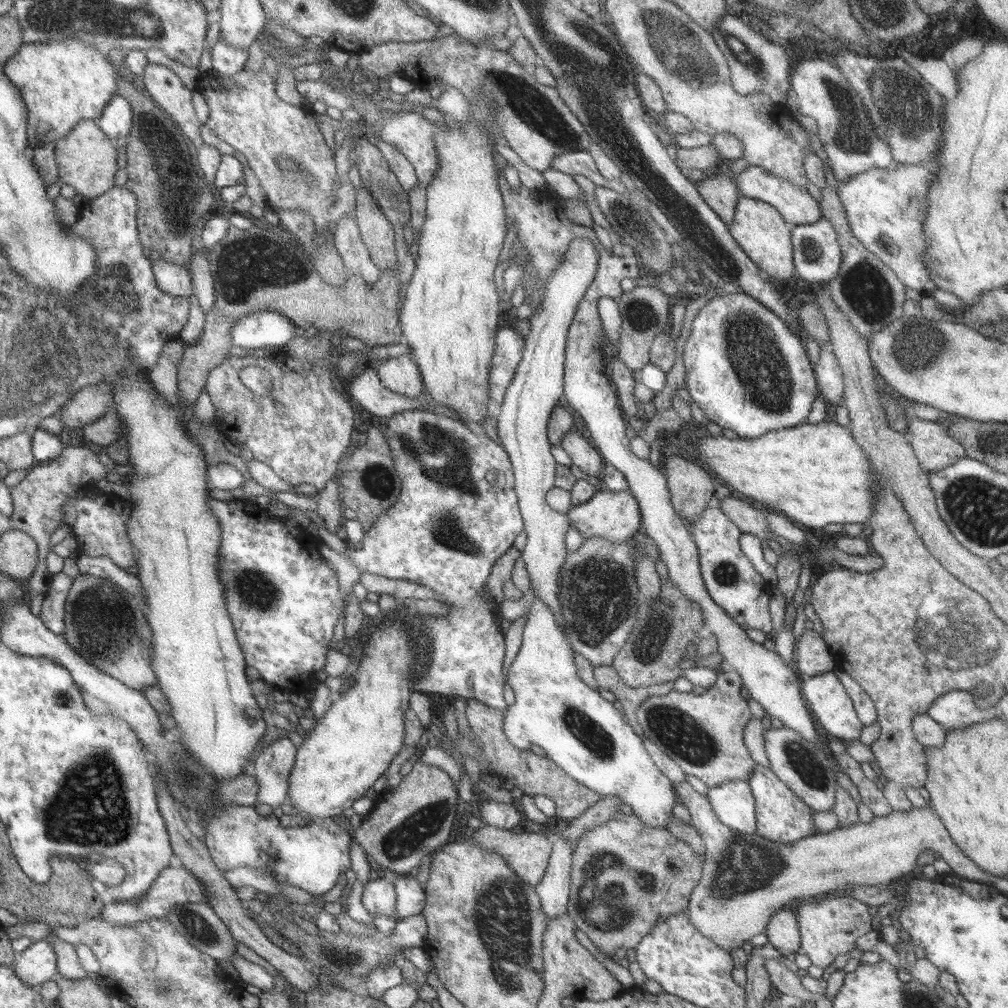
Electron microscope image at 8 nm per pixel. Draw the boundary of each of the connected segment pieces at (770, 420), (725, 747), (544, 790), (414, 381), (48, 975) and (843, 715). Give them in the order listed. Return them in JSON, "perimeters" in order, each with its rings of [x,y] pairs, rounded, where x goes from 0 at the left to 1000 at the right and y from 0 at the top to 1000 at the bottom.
{"perimeters":[[[[740,291],[710,294],[693,308],[678,348],[683,375],[683,389],[700,415],[716,425],[723,425],[739,436],[749,436],[764,428],[788,425],[801,419],[806,399],[813,387],[807,362],[800,352],[798,335]]],[[[720,661],[710,681],[699,688],[689,690],[668,684],[659,690],[645,690],[631,705],[638,730],[663,747],[681,768],[694,772],[702,781],[726,774],[740,775],[750,757],[736,730],[740,717],[747,711],[741,695],[734,690],[736,683],[735,671]]],[[[464,693],[461,707],[464,718],[476,734],[478,744],[480,744],[483,754],[486,755],[496,774],[502,776],[504,772],[510,772],[510,780],[520,784],[521,788],[527,790],[539,788],[547,792],[552,799],[551,809],[554,810],[557,816],[561,817],[573,812],[597,792],[588,783],[584,783],[581,779],[569,774],[569,771],[566,771],[557,759],[553,759],[548,753],[532,749],[526,743],[518,744],[506,738],[500,725],[500,706],[493,706],[491,702],[486,702],[474,694]]],[[[406,352],[374,359],[372,364],[378,380],[385,387],[405,395],[421,392],[420,375]]],[[[48,932],[33,934],[32,937],[20,944],[19,951],[13,956],[16,960],[16,967],[29,978],[39,979],[43,974],[53,972],[60,965],[58,964],[58,948],[53,940],[53,937]]],[[[827,666],[795,670],[793,683],[798,694],[804,698],[804,704],[810,708],[810,714],[815,718],[820,728],[833,732],[838,737],[852,732],[857,717],[853,716],[846,695],[841,691],[834,675]]]]}

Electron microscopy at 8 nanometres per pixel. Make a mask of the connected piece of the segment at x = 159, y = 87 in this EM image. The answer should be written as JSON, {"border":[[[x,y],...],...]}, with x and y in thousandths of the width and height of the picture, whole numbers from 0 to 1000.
{"border":[[[147,63],[141,76],[141,83],[156,105],[167,113],[168,117],[180,124],[182,132],[192,141],[194,149],[201,139],[198,136],[198,119],[190,107],[190,89],[187,89],[181,79],[164,64]]]}

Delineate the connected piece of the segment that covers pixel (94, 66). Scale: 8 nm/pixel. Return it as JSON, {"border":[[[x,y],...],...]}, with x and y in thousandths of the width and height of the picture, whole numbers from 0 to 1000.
{"border":[[[63,38],[50,42],[23,44],[5,63],[5,73],[21,89],[29,109],[30,148],[55,141],[72,131],[79,120],[100,118],[101,109],[115,91],[117,70],[105,56],[80,40]]]}

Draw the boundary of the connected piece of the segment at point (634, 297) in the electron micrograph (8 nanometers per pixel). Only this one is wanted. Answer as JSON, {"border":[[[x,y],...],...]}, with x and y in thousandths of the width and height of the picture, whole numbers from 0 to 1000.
{"border":[[[650,283],[631,284],[626,290],[618,290],[612,297],[616,312],[616,334],[612,355],[624,366],[633,369],[645,360],[645,342],[650,333],[665,326],[665,294]]]}

